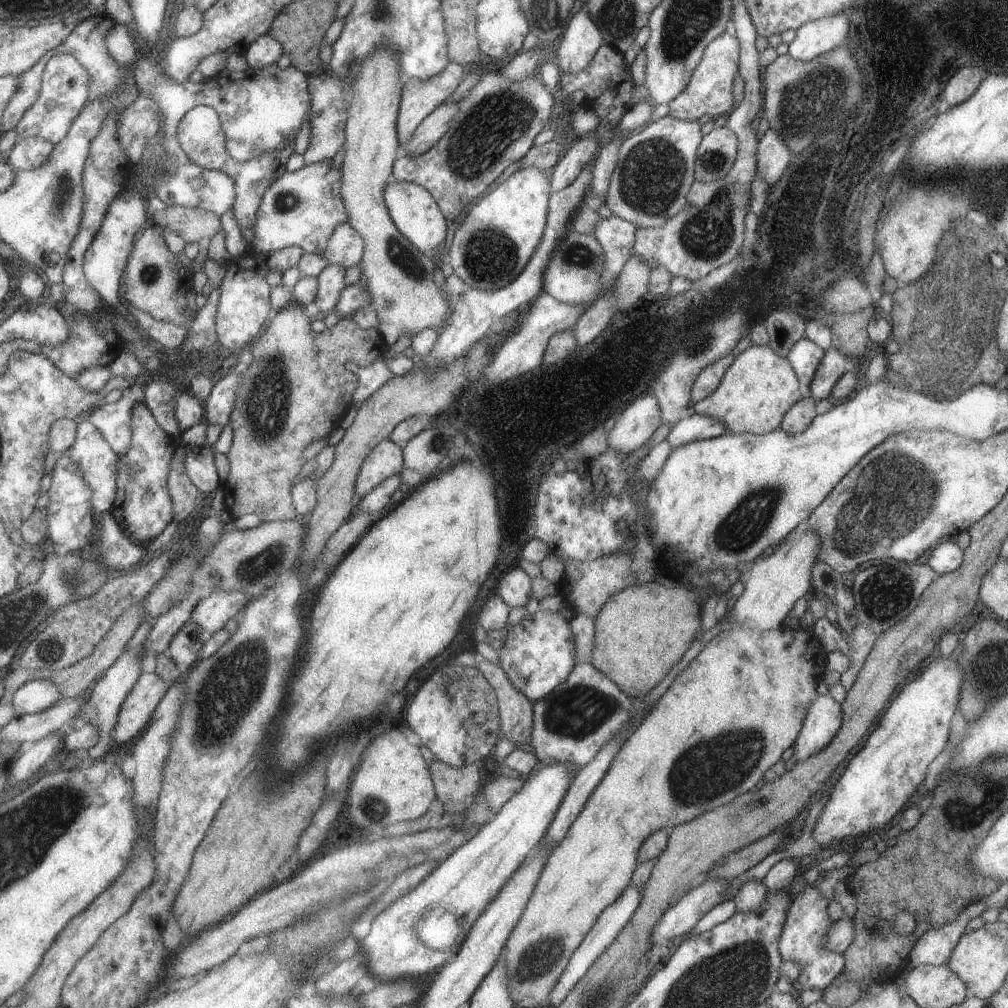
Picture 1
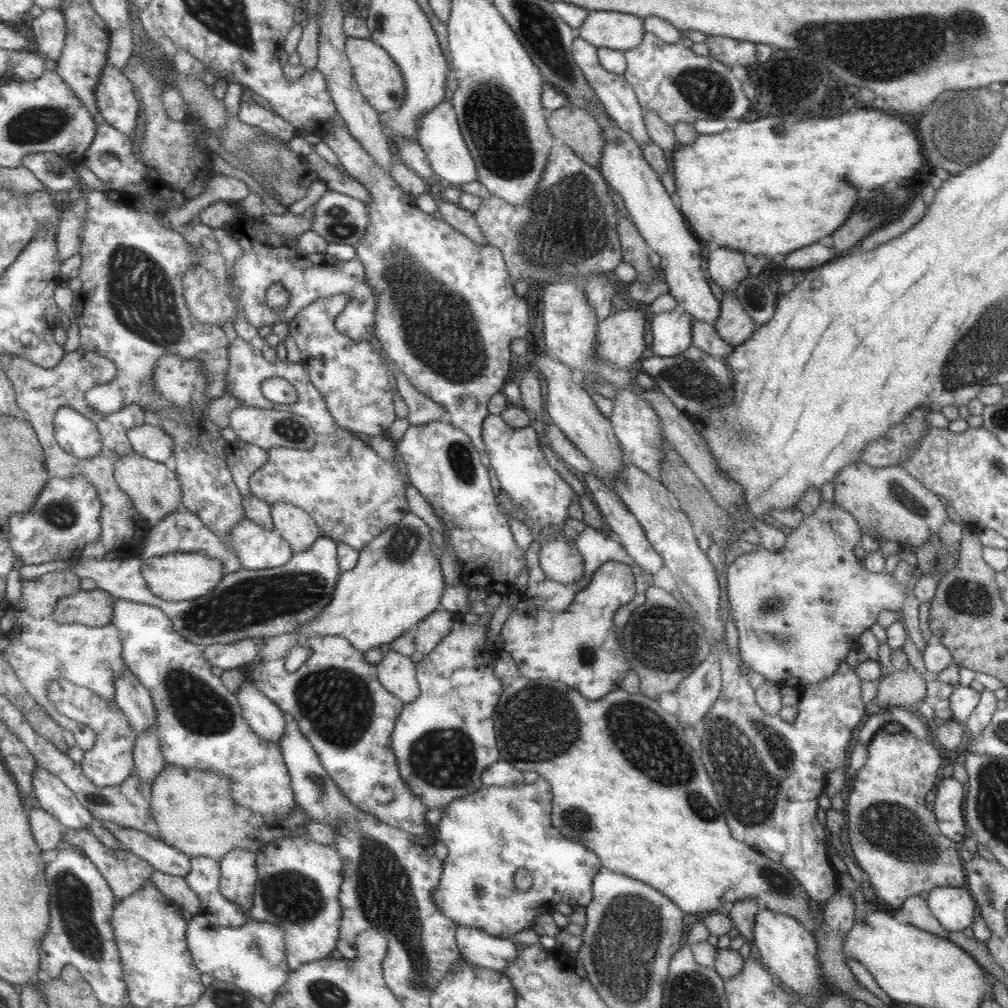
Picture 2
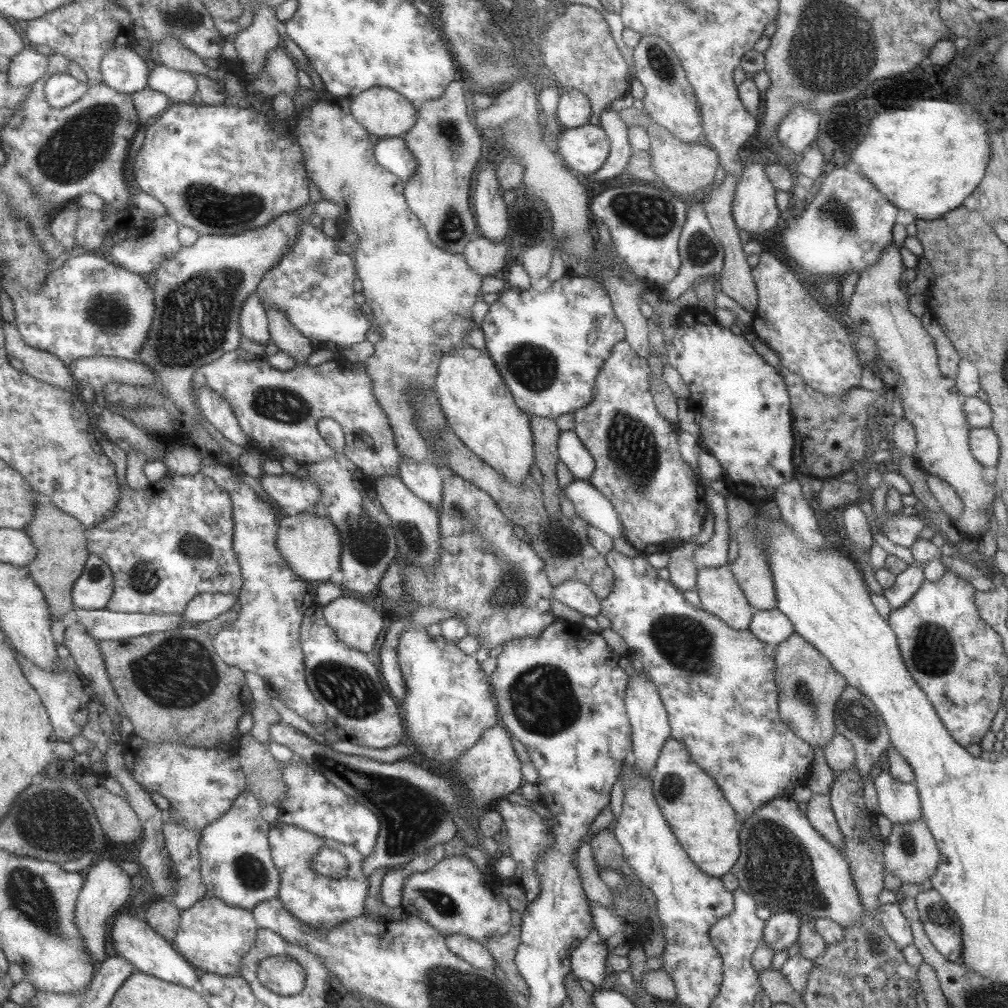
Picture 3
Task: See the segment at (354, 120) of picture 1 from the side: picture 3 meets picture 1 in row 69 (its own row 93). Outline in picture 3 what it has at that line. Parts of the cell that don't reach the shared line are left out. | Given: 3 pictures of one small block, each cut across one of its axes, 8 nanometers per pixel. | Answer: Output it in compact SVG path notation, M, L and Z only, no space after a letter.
M381 86L354 97L350 107L355 118L380 138L404 137L419 120L419 108L409 98Z

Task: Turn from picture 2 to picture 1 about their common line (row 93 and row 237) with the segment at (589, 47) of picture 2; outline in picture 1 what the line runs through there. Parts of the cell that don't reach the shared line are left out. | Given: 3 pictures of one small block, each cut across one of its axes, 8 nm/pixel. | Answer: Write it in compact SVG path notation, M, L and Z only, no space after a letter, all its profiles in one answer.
M601 218L595 224L592 235L603 248L603 276L599 276L599 296L607 292L615 277L621 272L627 259L633 254L636 226L622 218Z

